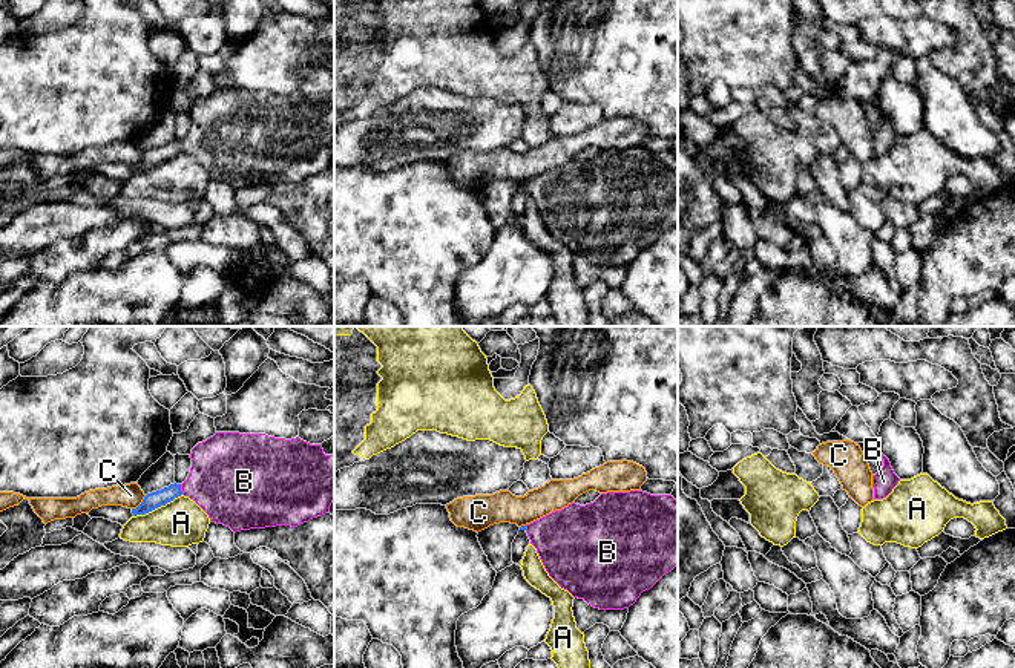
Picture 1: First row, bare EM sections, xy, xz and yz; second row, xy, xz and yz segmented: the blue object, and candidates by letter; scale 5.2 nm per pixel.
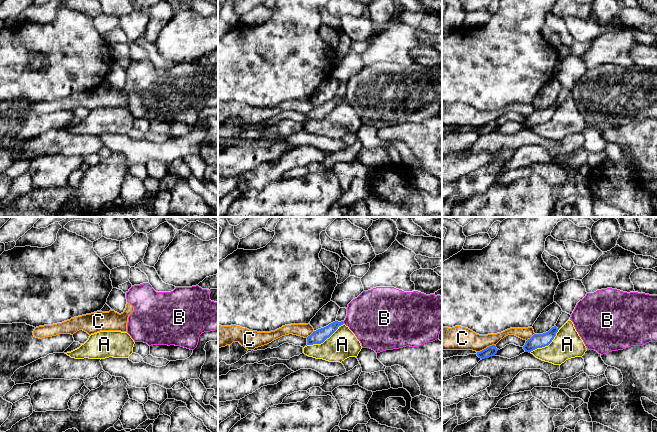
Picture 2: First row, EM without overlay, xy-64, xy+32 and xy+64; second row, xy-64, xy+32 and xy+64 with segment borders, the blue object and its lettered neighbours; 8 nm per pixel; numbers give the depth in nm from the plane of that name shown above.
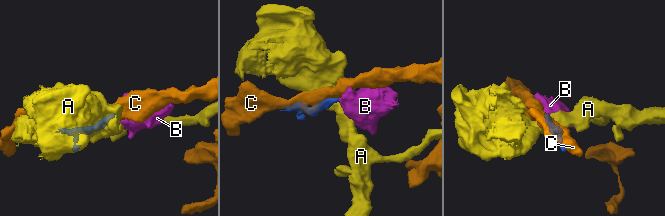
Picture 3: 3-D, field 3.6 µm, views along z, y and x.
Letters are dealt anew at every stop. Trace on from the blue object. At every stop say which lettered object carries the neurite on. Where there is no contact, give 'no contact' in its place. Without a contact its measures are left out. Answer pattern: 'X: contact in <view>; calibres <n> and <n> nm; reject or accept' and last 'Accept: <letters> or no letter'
A: contact in xy; calibres 90 and 260 nm; reject
B: contact in xy; calibres 90 and 400 nm; accept
C: contact in xy; calibres 90 and 130 nm; reject
Accept: B

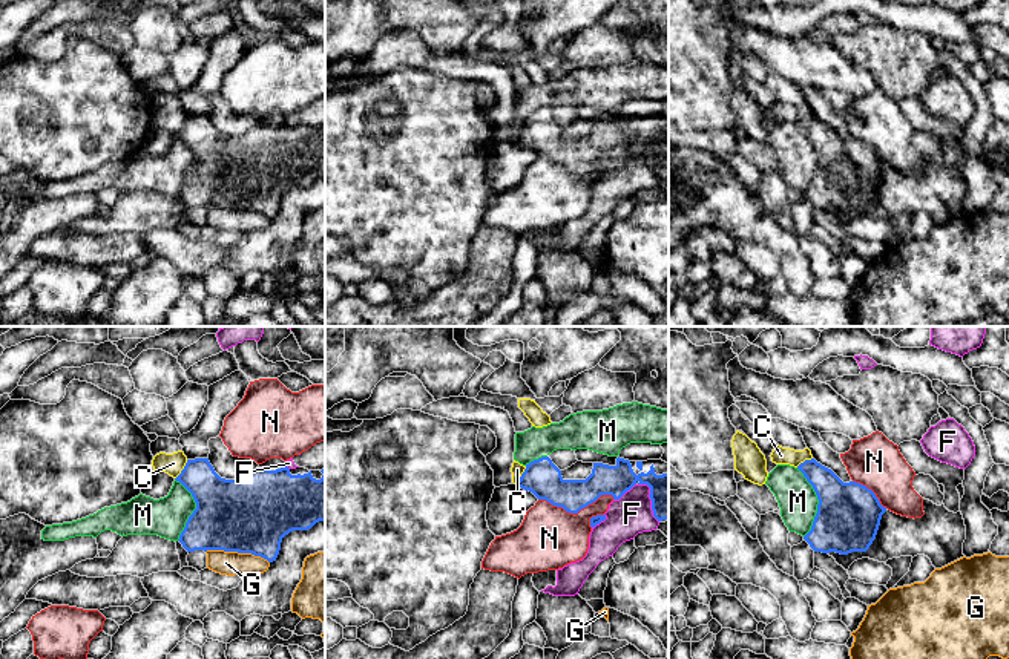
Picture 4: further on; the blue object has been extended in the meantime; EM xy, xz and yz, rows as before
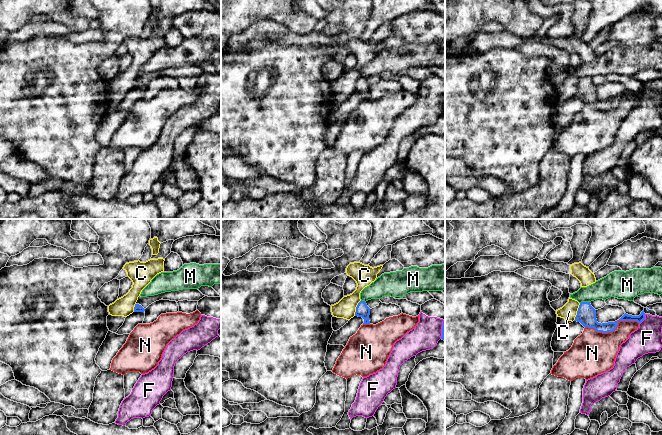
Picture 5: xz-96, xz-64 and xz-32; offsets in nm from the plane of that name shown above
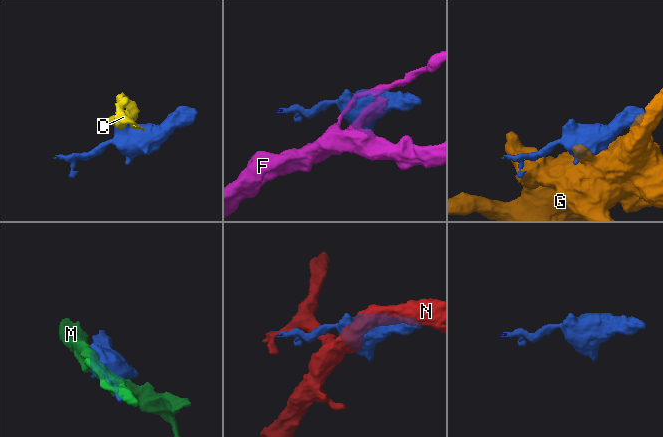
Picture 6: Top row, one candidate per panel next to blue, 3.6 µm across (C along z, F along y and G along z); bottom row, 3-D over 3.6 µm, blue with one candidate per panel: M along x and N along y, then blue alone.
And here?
C: contact in xy; calibres 240 and 110 nm; reject
F: contact in xz; calibres 190 and 220 nm; reject
G: contact in xy; calibres 400 and 130 nm; reject
M: contact in yz; calibres 340 and 200 nm; reject
N: contact in xz; calibres 190 and 320 nm; reject
Accept: no letter

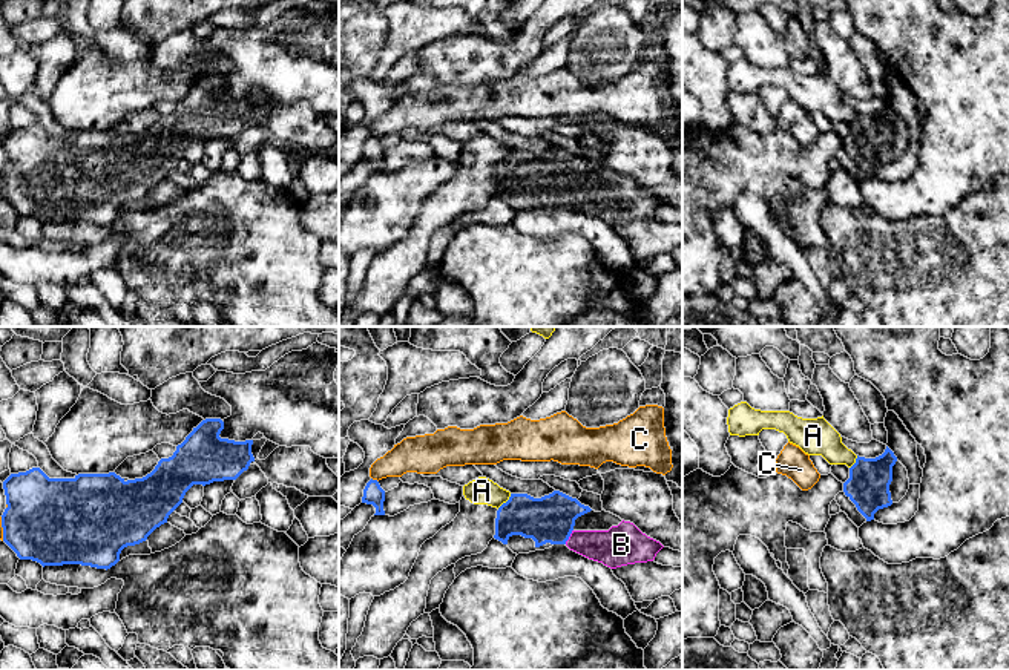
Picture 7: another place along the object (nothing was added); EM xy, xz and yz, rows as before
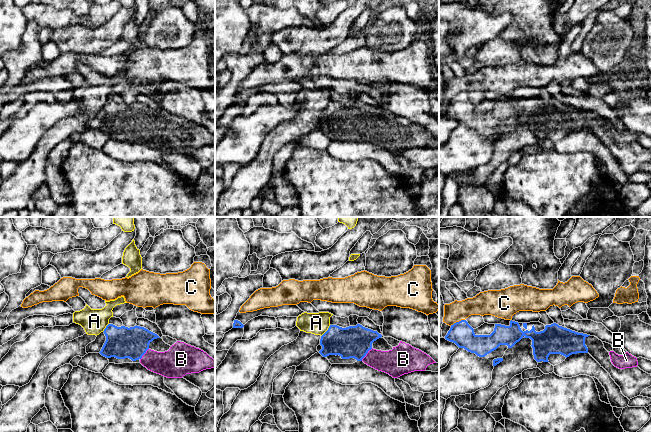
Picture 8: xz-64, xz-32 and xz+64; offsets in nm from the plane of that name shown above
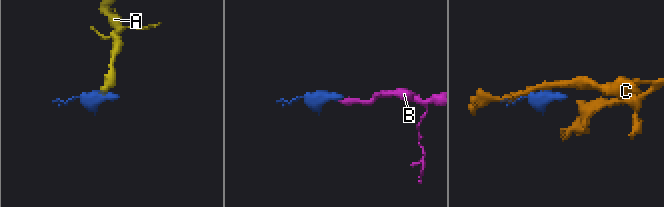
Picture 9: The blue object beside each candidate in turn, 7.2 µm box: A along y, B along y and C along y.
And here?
A: contact in xz; calibres 260 and 140 nm; reject
B: contact in xz; calibres 260 and 200 nm; accept
C: contact in xz; calibres 110 and 190 nm; reject
Accept: B

